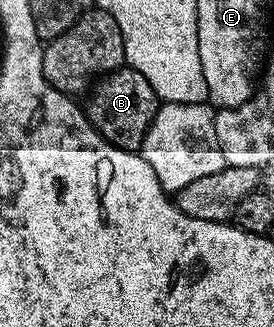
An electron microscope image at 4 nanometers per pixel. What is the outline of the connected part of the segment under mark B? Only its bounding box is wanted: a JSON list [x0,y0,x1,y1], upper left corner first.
[87,66,161,152]

